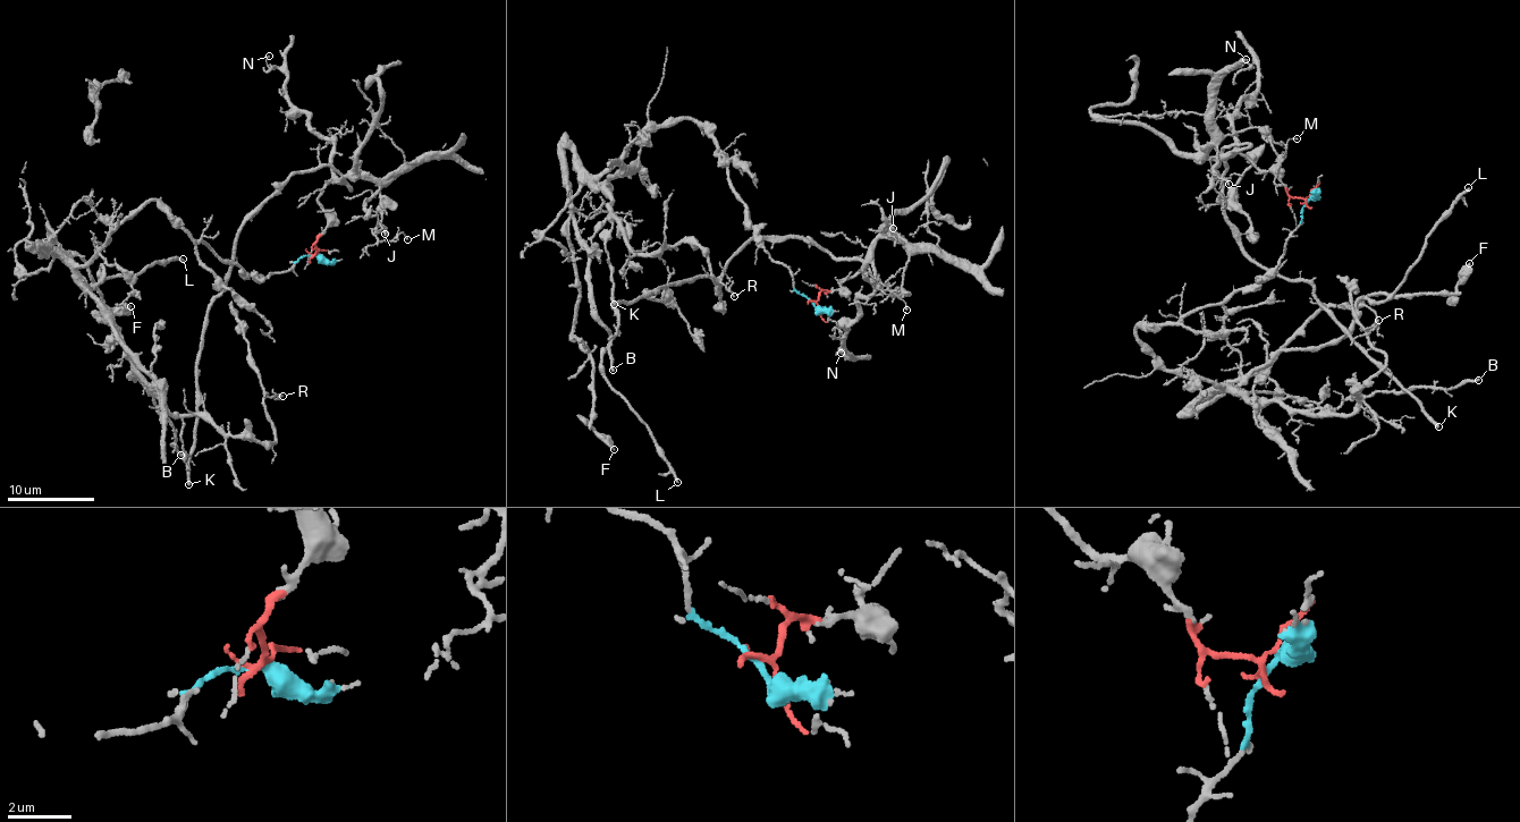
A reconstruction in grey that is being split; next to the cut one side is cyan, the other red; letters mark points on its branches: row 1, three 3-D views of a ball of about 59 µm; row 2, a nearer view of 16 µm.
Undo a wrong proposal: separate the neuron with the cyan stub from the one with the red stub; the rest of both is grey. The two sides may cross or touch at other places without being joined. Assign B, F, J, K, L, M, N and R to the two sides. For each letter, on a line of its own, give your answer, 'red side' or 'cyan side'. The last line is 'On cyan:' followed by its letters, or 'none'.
B: cyan side
F: cyan side
J: red side
K: red side
L: cyan side
M: red side
N: red side
R: cyan side
On cyan: B, F, L, R

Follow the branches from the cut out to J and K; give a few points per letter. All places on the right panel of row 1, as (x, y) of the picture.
J: (1306, 202), (1244, 155), (1209, 158), (1205, 151), (1210, 145), (1217, 147), (1213, 176), (1229, 185)
K: (1306, 202), (1225, 147), (1221, 180), (1235, 243), (1264, 268), (1307, 281), (1359, 348), (1437, 428)

